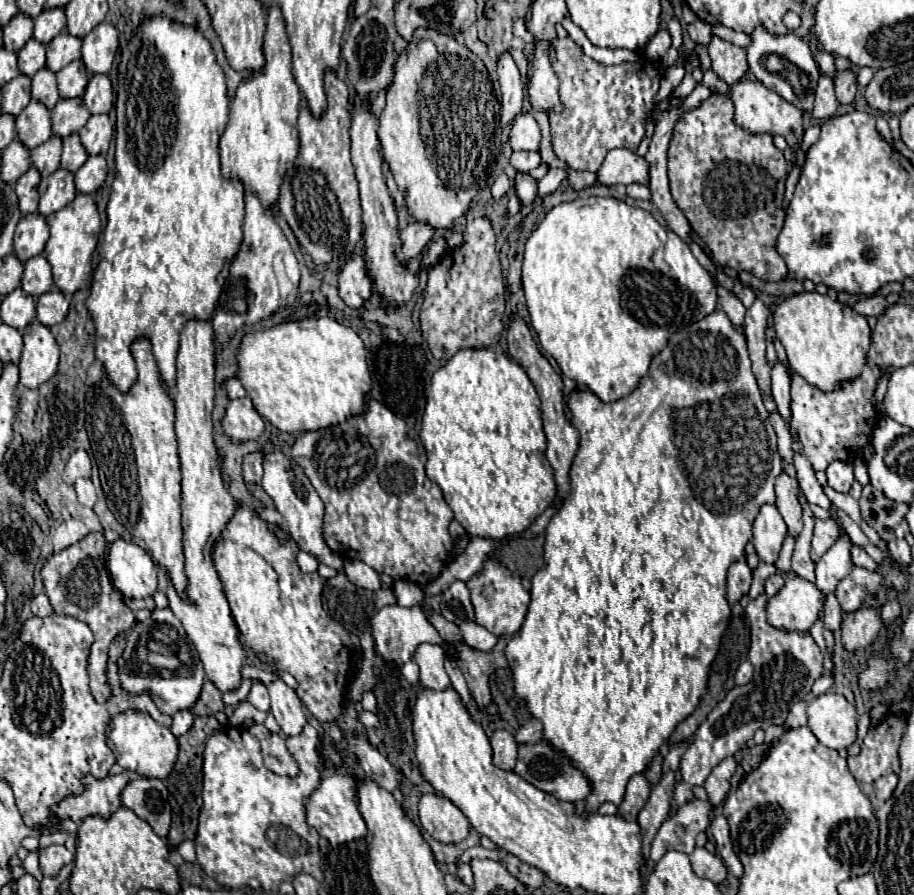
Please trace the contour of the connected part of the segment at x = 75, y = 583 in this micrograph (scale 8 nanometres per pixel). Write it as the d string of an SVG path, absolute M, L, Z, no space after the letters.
M89 533L79 543L55 553L41 569L45 593L59 615L71 615L87 623L95 635L89 655L89 679L91 679L91 693L97 703L105 703L111 697L109 681L107 681L107 651L111 641L131 629L135 625L135 617L129 607L123 603L123 595L115 591L111 585L107 567L105 567L105 537L103 533Z

